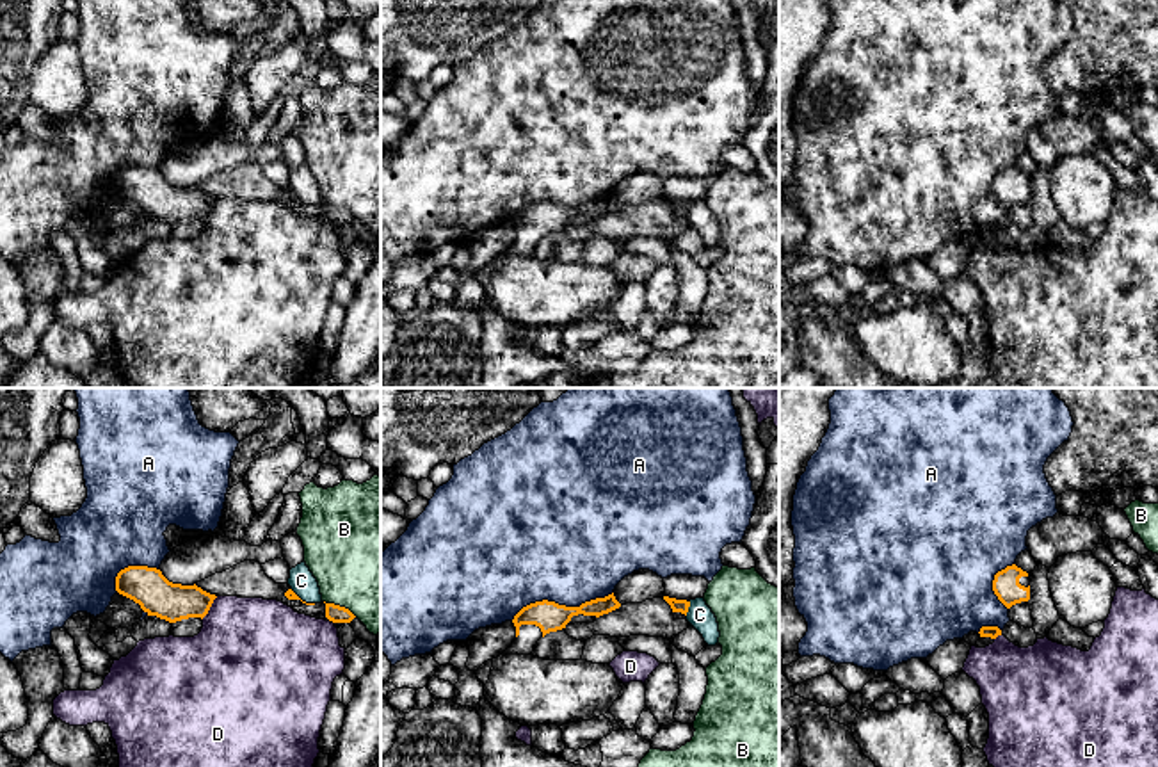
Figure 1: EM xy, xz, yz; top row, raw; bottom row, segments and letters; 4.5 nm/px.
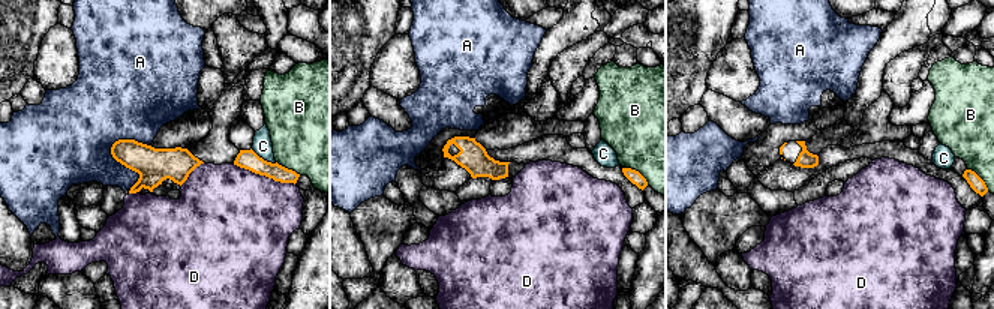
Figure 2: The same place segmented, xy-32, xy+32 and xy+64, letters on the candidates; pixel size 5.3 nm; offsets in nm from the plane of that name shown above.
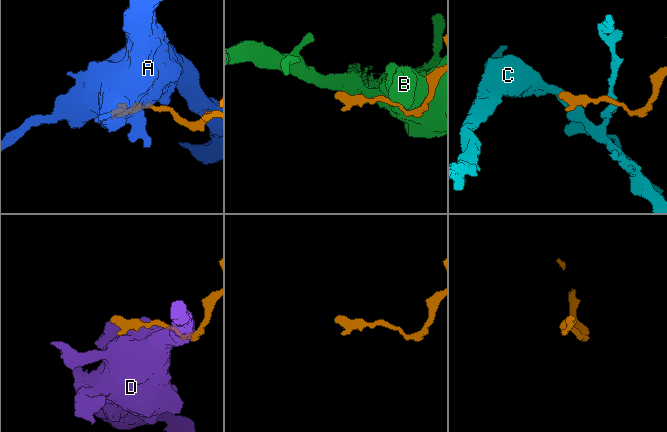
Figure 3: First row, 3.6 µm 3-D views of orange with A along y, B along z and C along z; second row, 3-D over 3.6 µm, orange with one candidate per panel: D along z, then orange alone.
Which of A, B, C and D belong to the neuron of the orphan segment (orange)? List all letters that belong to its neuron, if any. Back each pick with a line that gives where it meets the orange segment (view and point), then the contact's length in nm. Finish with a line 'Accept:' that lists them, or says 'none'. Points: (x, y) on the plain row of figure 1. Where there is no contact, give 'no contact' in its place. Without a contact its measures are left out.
Accept: none

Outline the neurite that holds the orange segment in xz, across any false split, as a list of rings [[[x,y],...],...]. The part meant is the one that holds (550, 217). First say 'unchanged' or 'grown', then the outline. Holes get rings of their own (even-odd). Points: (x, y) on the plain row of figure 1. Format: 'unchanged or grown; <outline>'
grown; [[[614,194],[585,203],[580,208],[566,208],[548,201],[530,205],[514,217],[516,240],[502,256],[532,256],[541,238],[566,230],[573,217],[583,215],[599,219],[619,208],[621,205]]]

